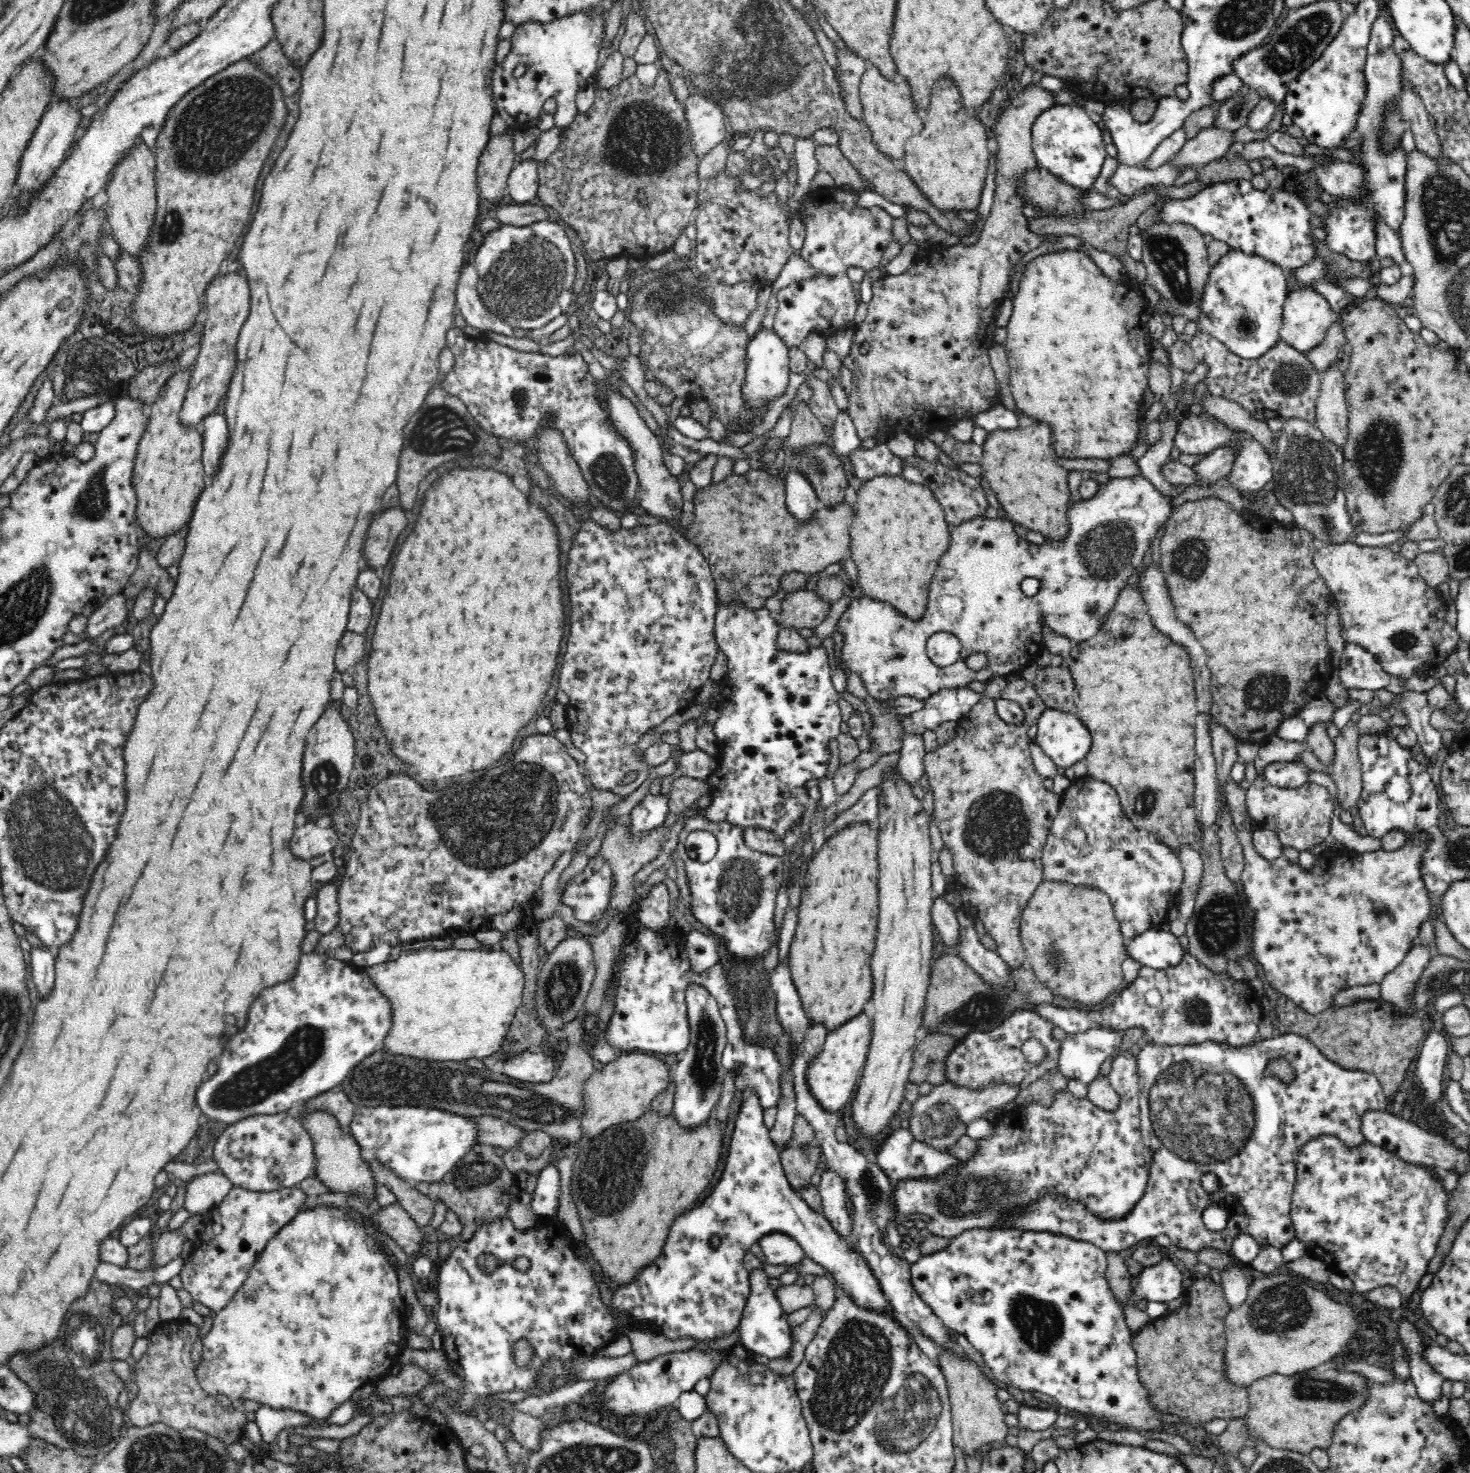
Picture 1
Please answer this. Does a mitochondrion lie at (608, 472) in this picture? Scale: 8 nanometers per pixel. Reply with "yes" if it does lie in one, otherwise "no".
yes

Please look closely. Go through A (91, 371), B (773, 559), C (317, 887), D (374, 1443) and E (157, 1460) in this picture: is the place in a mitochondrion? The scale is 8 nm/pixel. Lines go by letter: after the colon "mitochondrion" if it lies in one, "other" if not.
A: mitochondrion
B: mitochondrion
C: other
D: other
E: mitochondrion

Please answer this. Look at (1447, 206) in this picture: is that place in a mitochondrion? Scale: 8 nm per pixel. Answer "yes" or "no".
yes

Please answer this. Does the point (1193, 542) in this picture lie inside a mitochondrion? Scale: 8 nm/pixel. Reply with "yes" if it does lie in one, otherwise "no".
yes

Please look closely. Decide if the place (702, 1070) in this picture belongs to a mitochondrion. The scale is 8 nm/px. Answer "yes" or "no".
yes

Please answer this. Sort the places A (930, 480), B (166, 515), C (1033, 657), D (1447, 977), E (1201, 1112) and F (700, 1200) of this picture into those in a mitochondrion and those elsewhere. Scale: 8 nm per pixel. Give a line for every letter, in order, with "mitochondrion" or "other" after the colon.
A: other
B: other
C: other
D: mitochondrion
E: mitochondrion
F: other

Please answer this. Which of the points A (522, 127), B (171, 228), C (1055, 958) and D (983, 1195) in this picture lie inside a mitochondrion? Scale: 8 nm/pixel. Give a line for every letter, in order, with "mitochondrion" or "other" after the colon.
A: other
B: mitochondrion
C: mitochondrion
D: mitochondrion

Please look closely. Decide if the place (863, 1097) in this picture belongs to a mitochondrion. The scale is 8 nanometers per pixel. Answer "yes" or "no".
no

